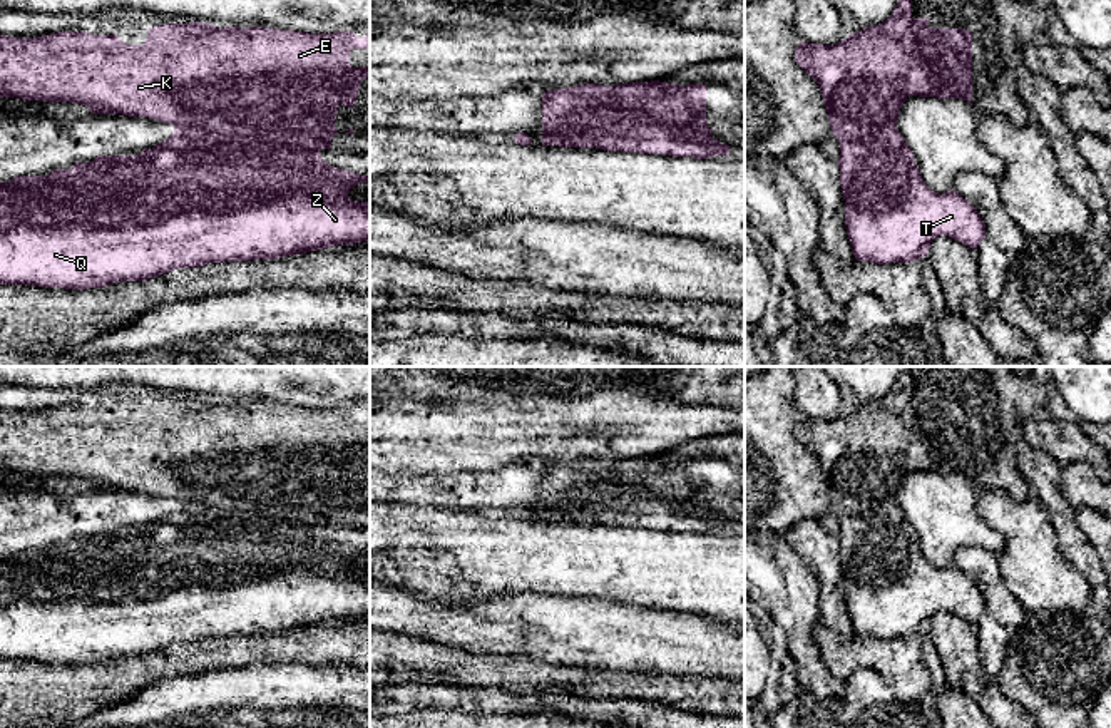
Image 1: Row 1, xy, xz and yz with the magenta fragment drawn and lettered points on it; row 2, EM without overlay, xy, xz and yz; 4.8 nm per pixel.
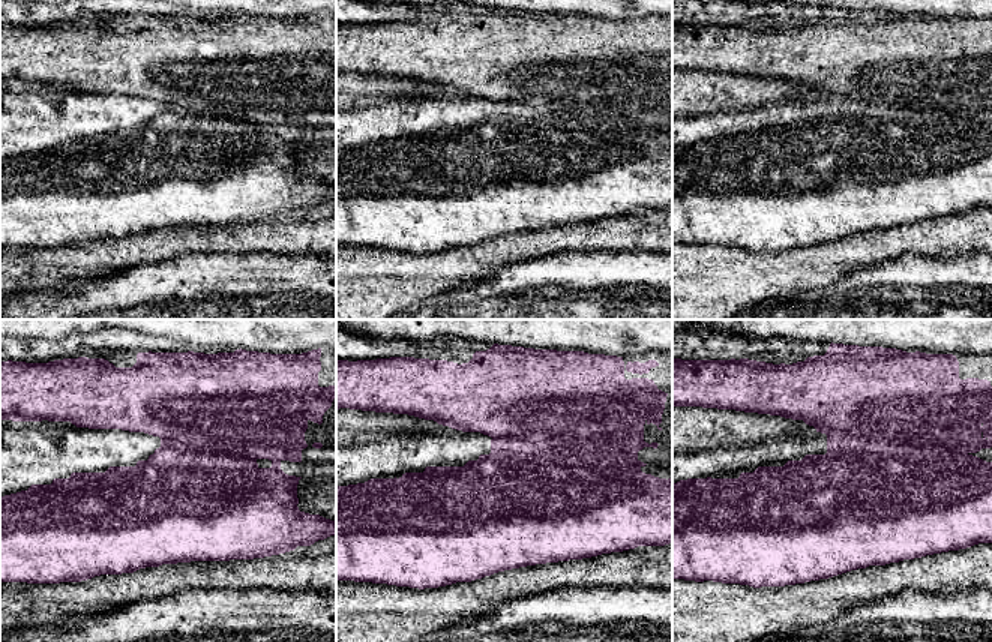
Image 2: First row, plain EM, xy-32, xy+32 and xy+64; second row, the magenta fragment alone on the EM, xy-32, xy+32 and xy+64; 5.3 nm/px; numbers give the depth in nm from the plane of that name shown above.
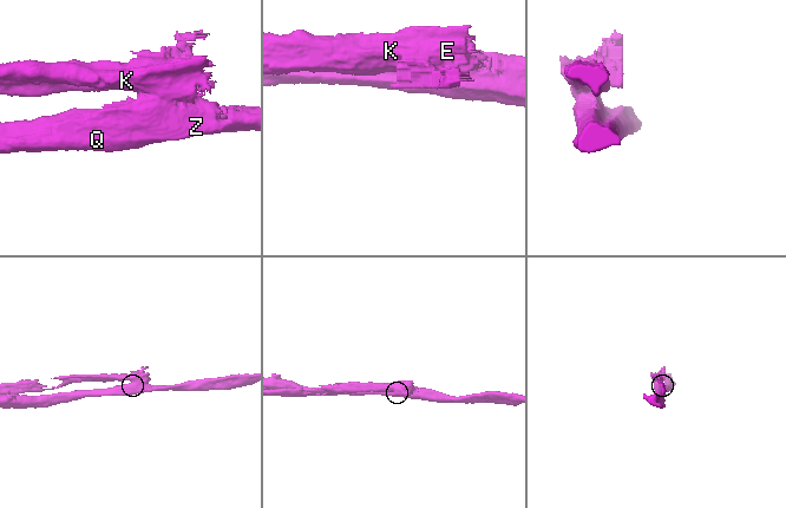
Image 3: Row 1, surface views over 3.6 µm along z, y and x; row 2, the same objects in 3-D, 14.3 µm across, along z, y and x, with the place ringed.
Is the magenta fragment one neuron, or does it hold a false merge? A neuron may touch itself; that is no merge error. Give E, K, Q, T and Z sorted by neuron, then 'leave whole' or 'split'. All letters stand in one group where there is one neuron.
E K / Q T Z | split

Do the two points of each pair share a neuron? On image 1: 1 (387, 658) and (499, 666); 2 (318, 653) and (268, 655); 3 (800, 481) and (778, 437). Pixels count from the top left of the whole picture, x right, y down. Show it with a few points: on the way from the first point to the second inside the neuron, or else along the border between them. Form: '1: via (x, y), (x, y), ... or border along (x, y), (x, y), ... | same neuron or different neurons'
1: via (415, 658), (427, 658), (452, 666), (471, 666) | same neuron
2: via (307, 651), (280, 651) | same neuron
3: via (790, 471), (778, 459), (778, 447) | same neuron

